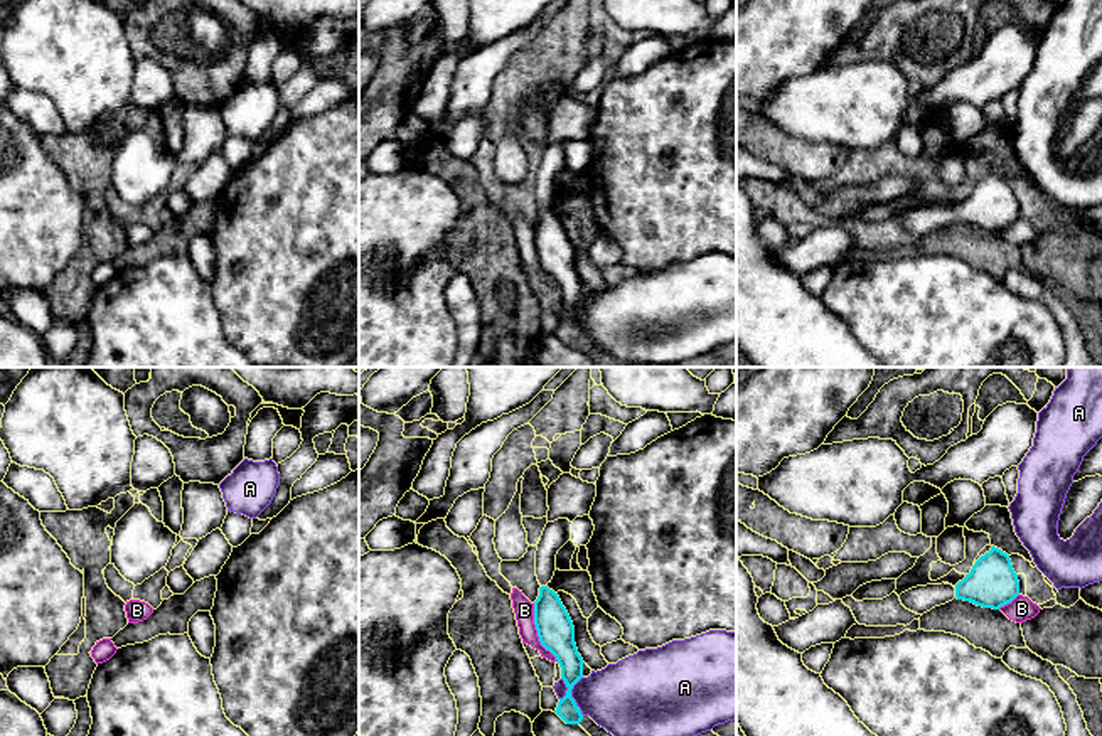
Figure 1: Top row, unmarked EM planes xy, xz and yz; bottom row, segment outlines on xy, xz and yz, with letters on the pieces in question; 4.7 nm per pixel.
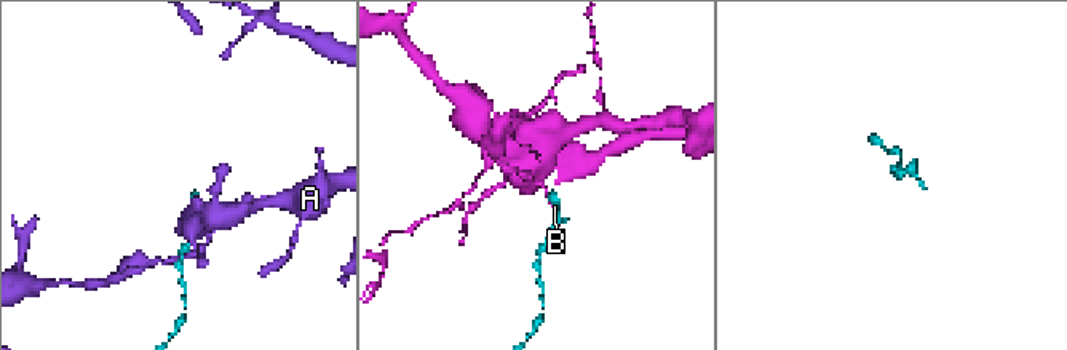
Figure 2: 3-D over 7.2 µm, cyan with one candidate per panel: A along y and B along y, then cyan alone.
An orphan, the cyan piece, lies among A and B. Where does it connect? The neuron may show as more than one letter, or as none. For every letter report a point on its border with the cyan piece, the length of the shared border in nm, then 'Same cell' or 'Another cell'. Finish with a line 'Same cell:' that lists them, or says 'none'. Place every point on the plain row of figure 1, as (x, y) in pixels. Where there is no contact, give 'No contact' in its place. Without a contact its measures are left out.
A: Touches cyan at xz (570, 319). Shared border 220 nm. Another cell
B: Touches cyan at xz (538, 255). Shared border 300 nm. Another cell
Same cell: none

